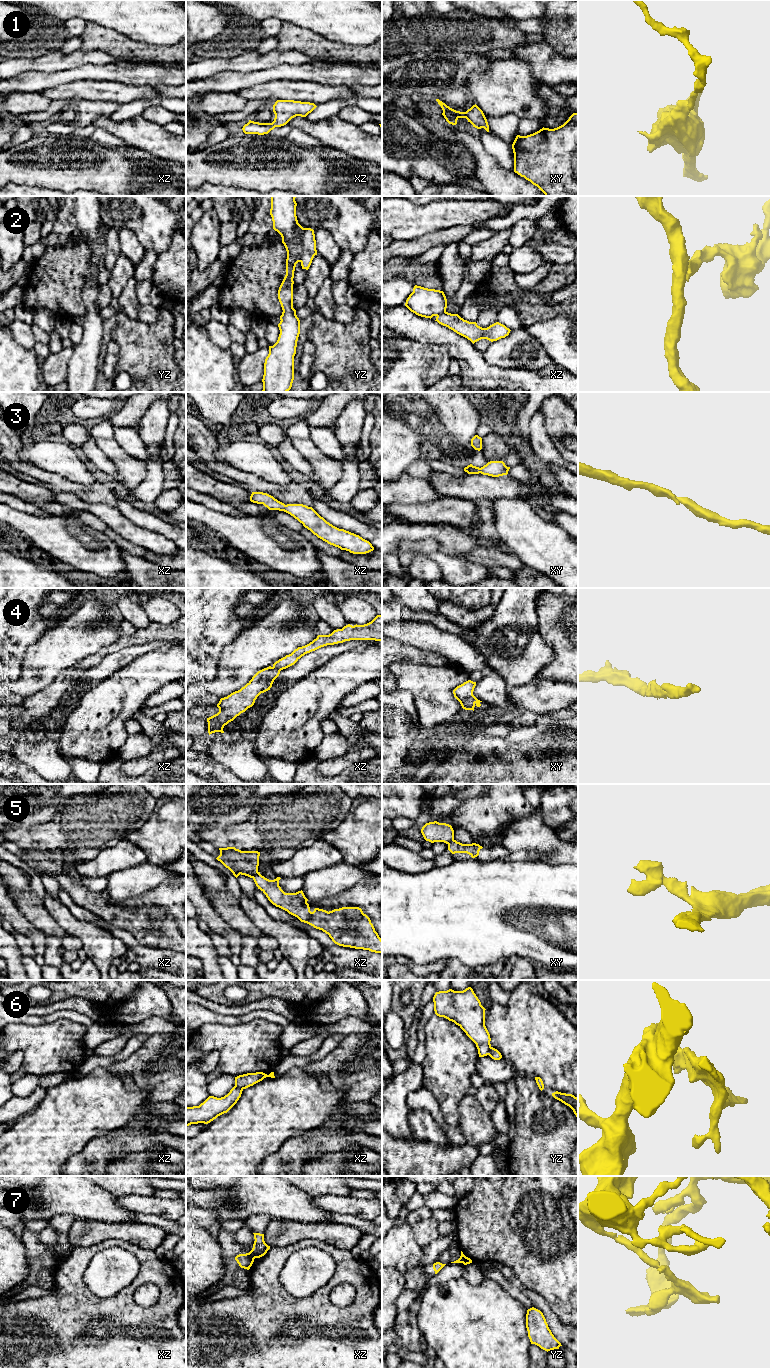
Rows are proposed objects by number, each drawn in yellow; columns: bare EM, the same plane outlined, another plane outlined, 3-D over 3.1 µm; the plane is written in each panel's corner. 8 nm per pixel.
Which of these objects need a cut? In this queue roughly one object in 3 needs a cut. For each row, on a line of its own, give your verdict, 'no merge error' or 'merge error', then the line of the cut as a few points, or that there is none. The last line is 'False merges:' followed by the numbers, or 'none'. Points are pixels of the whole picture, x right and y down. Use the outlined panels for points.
1: no merge error; no cut
2: merge error; cut in yz along (304, 228), (303, 251), (300, 261)
3: no merge error; no cut
4: no merge error; no cut
5: merge error; cut in xz along (257, 871), (252, 877)
6: merge error; cut in xz along (235, 1085), (242, 1089)
7: no merge error; no cut
False merges: 2, 5, 6

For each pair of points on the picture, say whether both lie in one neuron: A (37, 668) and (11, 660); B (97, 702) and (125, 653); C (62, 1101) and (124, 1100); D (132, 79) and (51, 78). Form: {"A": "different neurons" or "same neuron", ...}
{"A": "different neurons", "B": "different neurons", "C": "same neuron", "D": "same neuron"}

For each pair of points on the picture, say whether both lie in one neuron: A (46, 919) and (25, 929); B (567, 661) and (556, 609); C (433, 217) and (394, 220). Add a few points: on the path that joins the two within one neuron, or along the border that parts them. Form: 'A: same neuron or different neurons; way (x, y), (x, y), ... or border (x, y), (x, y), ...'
A: different neurons; border (17, 908), (32, 924), (45, 934)
B: same neuron; way (567, 648), (567, 642), (553, 627), (553, 622)
C: same neuron; way (423, 219), (404, 220)

